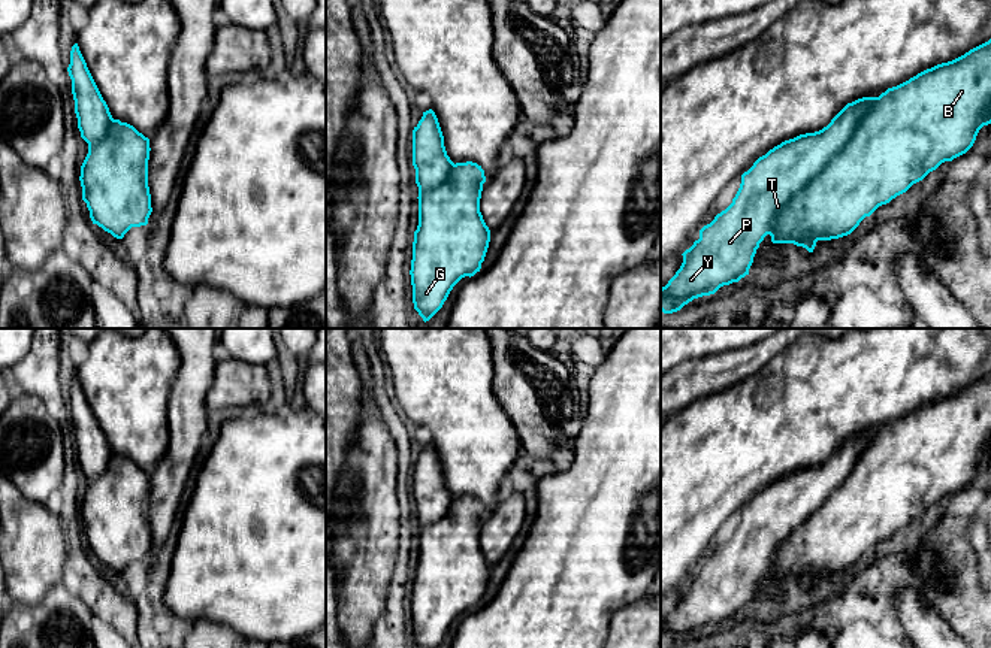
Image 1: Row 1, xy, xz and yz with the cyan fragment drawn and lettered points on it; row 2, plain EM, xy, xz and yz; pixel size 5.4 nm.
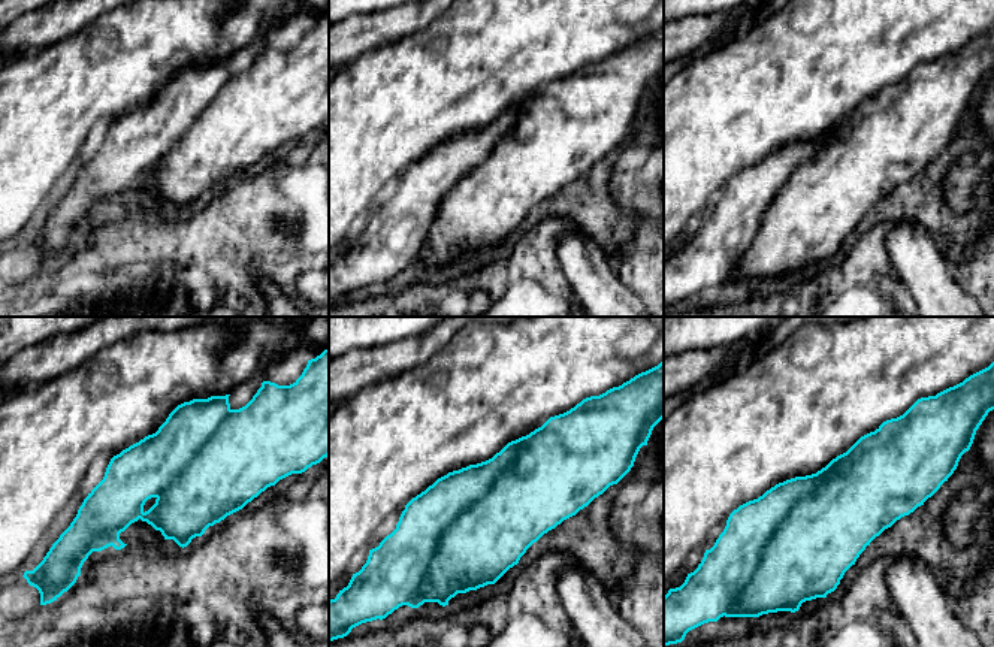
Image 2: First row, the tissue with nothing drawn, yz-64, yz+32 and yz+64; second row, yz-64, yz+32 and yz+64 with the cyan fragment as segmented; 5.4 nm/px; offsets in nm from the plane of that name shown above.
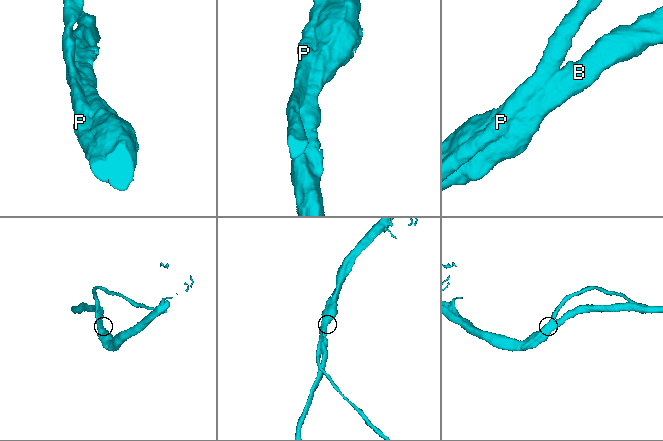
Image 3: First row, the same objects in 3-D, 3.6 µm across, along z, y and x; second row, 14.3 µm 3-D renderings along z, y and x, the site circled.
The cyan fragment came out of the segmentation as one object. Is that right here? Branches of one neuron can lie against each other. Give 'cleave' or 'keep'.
keep

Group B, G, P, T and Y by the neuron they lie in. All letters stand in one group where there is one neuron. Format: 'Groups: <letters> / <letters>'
Groups: B G P T Y

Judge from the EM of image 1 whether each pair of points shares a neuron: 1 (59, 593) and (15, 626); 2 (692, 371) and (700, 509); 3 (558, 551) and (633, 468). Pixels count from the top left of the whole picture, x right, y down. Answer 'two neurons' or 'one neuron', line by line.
1: one neuron
2: two neurons
3: one neuron

